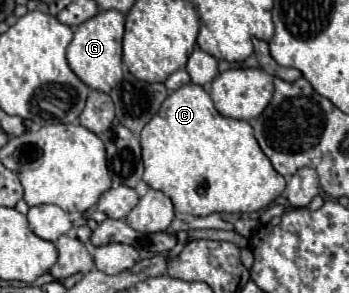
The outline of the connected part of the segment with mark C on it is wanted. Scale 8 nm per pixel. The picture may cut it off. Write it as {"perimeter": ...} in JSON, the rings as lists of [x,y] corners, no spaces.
{"perimeter":[[[193,83],[183,85],[181,89],[173,91],[167,101],[163,101],[159,113],[155,113],[155,117],[141,131],[141,149],[145,163],[143,181],[149,187],[165,193],[179,213],[195,217],[205,217],[211,213],[253,213],[265,209],[285,189],[283,175],[275,173],[271,161],[259,149],[251,125],[247,121],[219,115],[209,93]]]}

